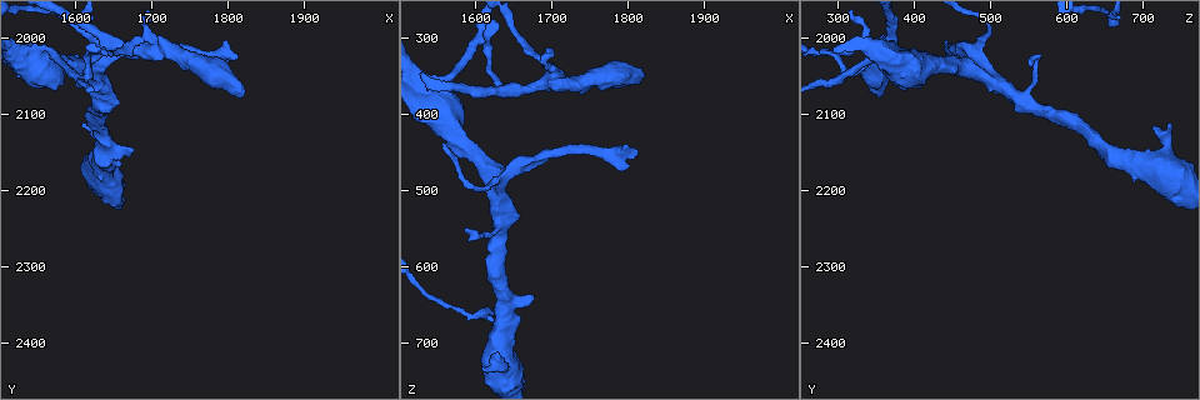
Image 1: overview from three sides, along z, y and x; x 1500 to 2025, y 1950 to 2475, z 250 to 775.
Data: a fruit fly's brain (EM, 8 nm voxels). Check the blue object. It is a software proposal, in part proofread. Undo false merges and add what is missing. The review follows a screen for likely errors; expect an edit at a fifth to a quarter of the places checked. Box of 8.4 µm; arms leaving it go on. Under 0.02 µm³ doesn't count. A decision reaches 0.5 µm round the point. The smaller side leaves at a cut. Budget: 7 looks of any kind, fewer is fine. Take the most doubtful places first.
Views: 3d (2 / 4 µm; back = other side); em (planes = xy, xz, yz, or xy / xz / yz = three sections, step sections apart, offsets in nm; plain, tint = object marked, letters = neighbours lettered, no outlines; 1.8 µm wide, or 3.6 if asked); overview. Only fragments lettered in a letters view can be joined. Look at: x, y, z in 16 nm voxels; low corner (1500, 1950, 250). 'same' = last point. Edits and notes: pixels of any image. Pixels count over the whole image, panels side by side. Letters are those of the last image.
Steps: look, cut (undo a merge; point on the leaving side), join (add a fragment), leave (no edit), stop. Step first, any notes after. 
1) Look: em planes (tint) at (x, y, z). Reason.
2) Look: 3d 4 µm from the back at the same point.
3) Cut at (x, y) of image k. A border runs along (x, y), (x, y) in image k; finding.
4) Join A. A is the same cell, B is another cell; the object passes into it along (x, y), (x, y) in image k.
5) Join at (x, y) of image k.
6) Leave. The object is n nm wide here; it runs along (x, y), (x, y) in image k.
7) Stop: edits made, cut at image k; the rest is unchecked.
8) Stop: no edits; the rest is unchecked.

Look: em planes (letters) at (1600, 2050, 305). Two arms in line, one across.

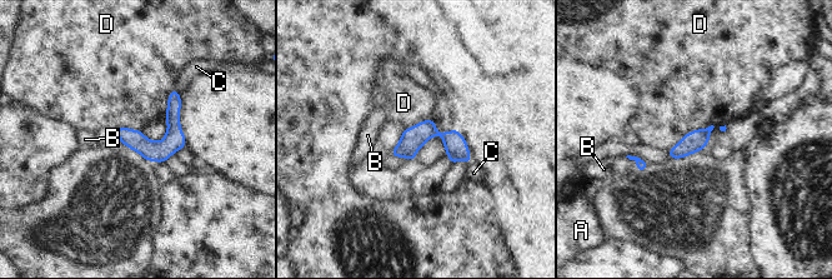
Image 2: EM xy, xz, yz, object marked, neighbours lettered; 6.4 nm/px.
Leave. A, B, C and D are other cells; it runs along (396, 152), (439, 133), (467, 158) in image 2; one cell here.

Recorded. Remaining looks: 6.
Look: em 3.6 µm planes (letters) at (1610, 2115, 735). Free end.

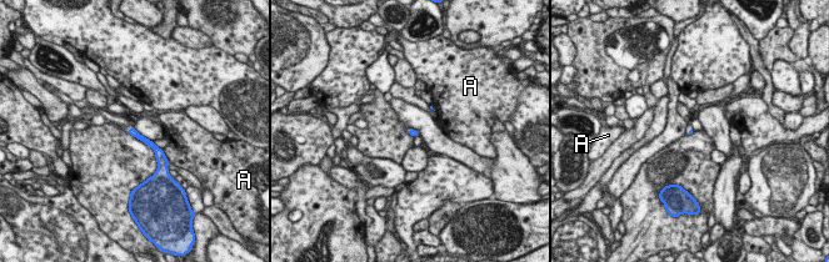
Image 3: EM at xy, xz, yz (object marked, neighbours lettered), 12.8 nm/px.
Leave. A is another cell; a border runs along (161, 150), (166, 156) in image 3; none of them fits.

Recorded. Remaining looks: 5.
Look: em yz step 16 (tint) at (1705, 2015, 350). Sharp bend.

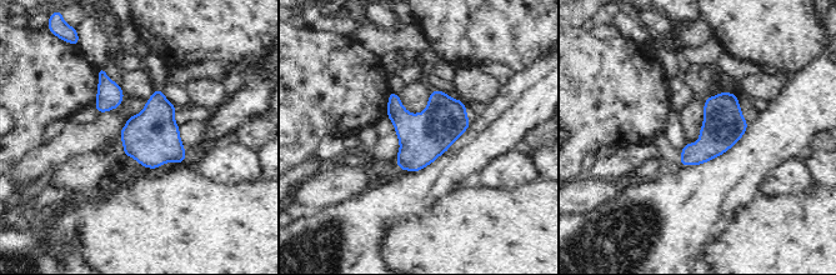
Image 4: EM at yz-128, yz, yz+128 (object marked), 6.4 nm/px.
Look: em planes (letters) at the same point. Another direction.

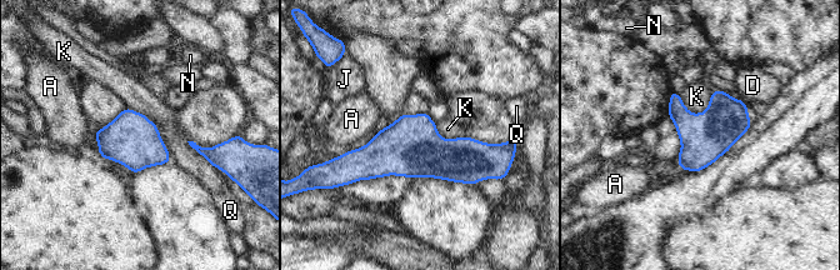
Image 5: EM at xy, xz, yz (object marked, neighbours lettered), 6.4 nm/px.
Leave. The object is 320 nm wide here; the longest contact is with K, 460 nm; A, D, J, K, N and Q are other cells; all the same cell.

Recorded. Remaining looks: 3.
Stop: no edits; the rest is unchecked.

